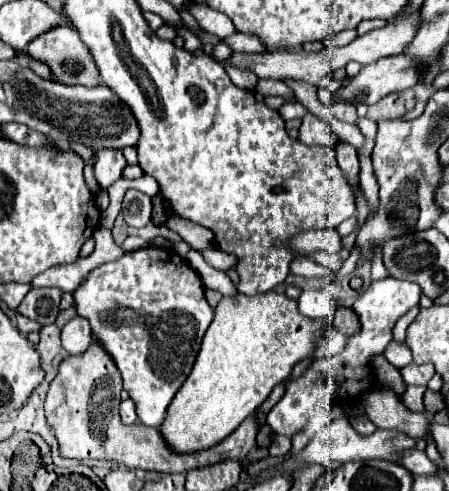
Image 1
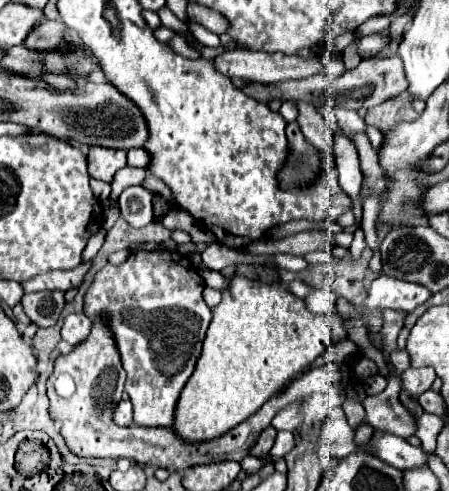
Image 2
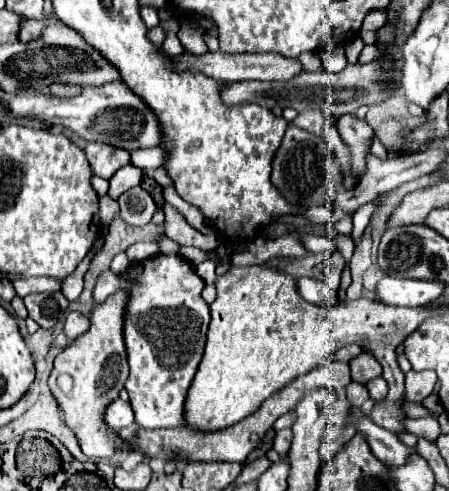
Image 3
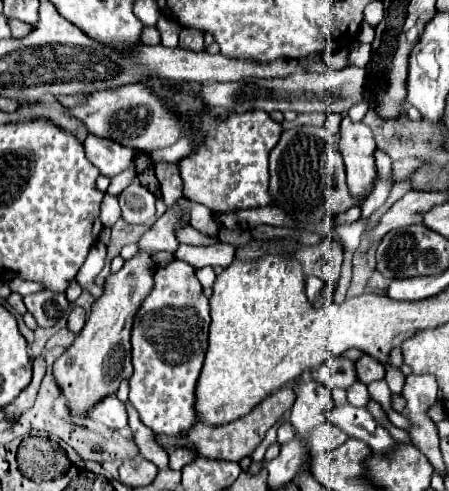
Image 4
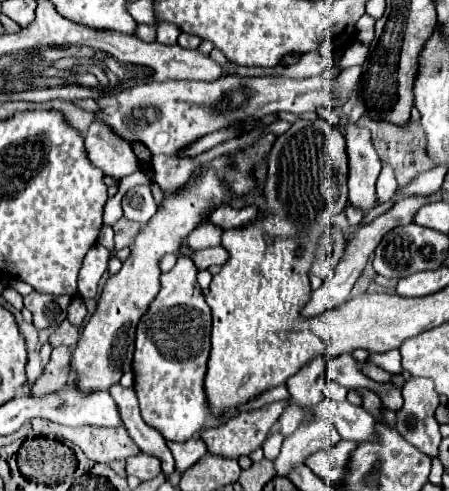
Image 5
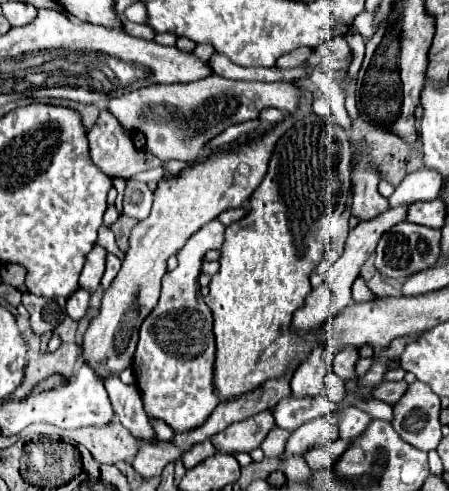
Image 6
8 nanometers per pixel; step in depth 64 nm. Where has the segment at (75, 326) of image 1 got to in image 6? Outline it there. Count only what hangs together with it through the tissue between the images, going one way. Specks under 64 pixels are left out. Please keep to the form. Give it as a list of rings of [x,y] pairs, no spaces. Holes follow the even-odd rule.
[[[78,288],[70,298],[68,298],[68,302],[66,302],[66,312],[68,312],[68,316],[72,318],[72,320],[80,320],[80,318],[84,318],[84,314],[86,314],[86,310],[88,310],[88,302],[90,302],[90,292],[88,290],[84,290],[84,288]]]

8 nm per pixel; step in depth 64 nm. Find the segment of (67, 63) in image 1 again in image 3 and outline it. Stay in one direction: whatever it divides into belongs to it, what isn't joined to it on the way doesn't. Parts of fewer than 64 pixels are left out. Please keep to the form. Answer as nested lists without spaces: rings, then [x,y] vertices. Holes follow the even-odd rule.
[[[22,20],[20,22],[20,30],[18,30],[18,40],[32,40],[36,36],[40,36],[44,28],[44,20]]]

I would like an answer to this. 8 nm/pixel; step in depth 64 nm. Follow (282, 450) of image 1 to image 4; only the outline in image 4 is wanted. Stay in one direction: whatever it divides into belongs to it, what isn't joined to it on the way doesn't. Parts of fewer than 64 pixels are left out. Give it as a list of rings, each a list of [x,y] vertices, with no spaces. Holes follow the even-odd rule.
[[[284,418],[284,422],[278,428],[278,444],[284,444],[284,442],[288,442],[292,438],[294,438],[294,426],[292,426],[290,418]]]

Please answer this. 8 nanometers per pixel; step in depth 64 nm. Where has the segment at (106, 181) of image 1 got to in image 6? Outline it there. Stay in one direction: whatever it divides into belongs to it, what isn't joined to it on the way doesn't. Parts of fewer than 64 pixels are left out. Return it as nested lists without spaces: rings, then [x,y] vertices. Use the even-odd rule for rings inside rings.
[[[102,110],[100,112],[100,118],[98,122],[88,130],[88,142],[90,142],[90,156],[92,156],[92,162],[96,166],[100,166],[108,176],[112,178],[132,178],[136,176],[138,172],[144,172],[148,168],[156,168],[160,166],[160,160],[152,154],[152,152],[144,152],[144,150],[138,150],[128,132],[122,128],[122,124],[116,120],[116,116],[108,110]]]

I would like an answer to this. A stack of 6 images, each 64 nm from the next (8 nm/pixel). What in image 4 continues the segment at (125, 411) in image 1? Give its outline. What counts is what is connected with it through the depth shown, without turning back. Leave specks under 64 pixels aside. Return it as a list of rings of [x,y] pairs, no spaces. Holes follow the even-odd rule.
[[[112,394],[112,396],[106,396],[102,398],[98,404],[94,404],[90,410],[88,410],[88,420],[94,420],[94,422],[100,422],[112,430],[122,430],[128,426],[128,418],[126,418],[126,408],[124,404]]]

